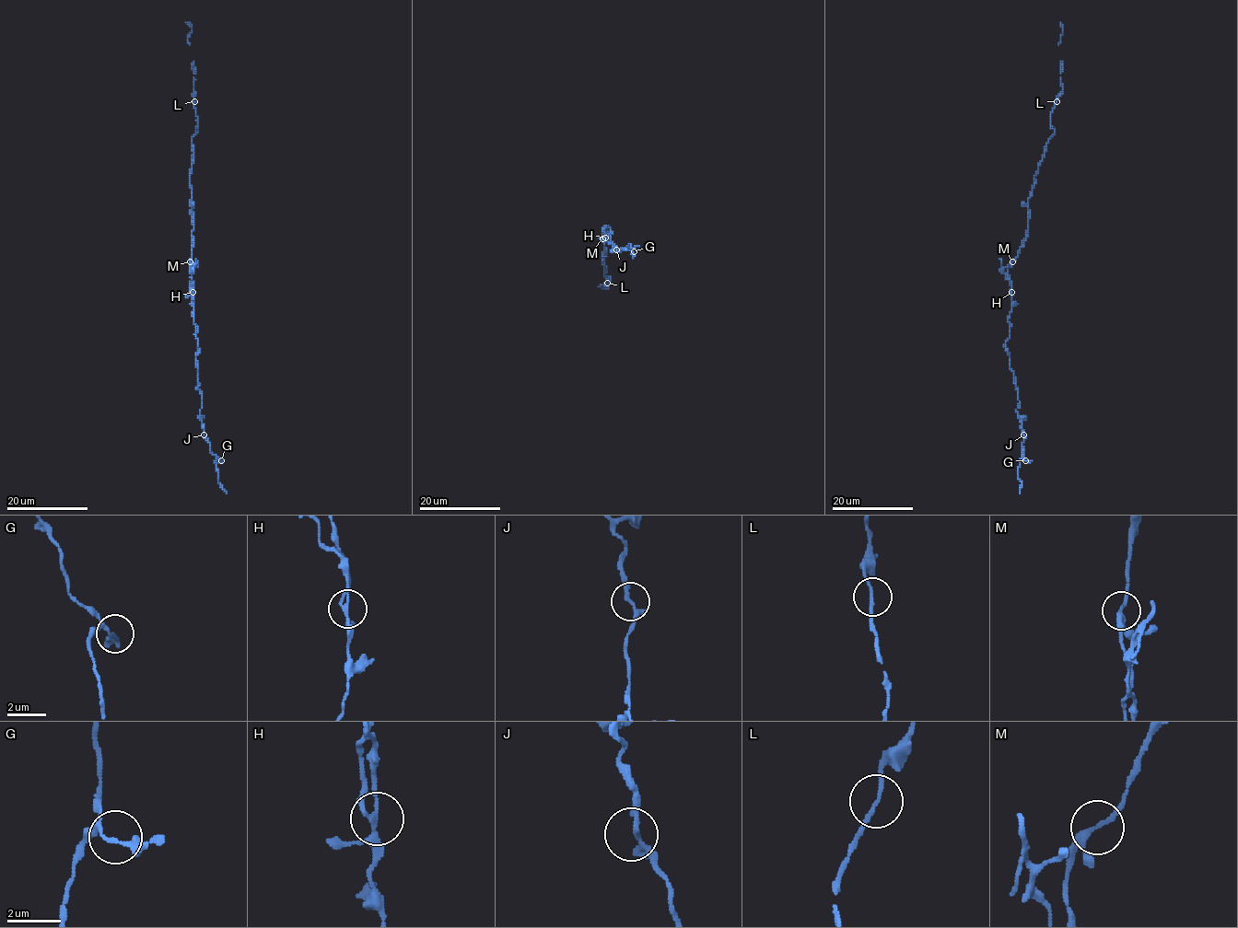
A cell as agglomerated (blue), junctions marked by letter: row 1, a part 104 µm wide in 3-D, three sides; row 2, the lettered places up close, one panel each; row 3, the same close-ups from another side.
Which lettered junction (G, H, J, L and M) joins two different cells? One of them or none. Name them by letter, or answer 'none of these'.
H

